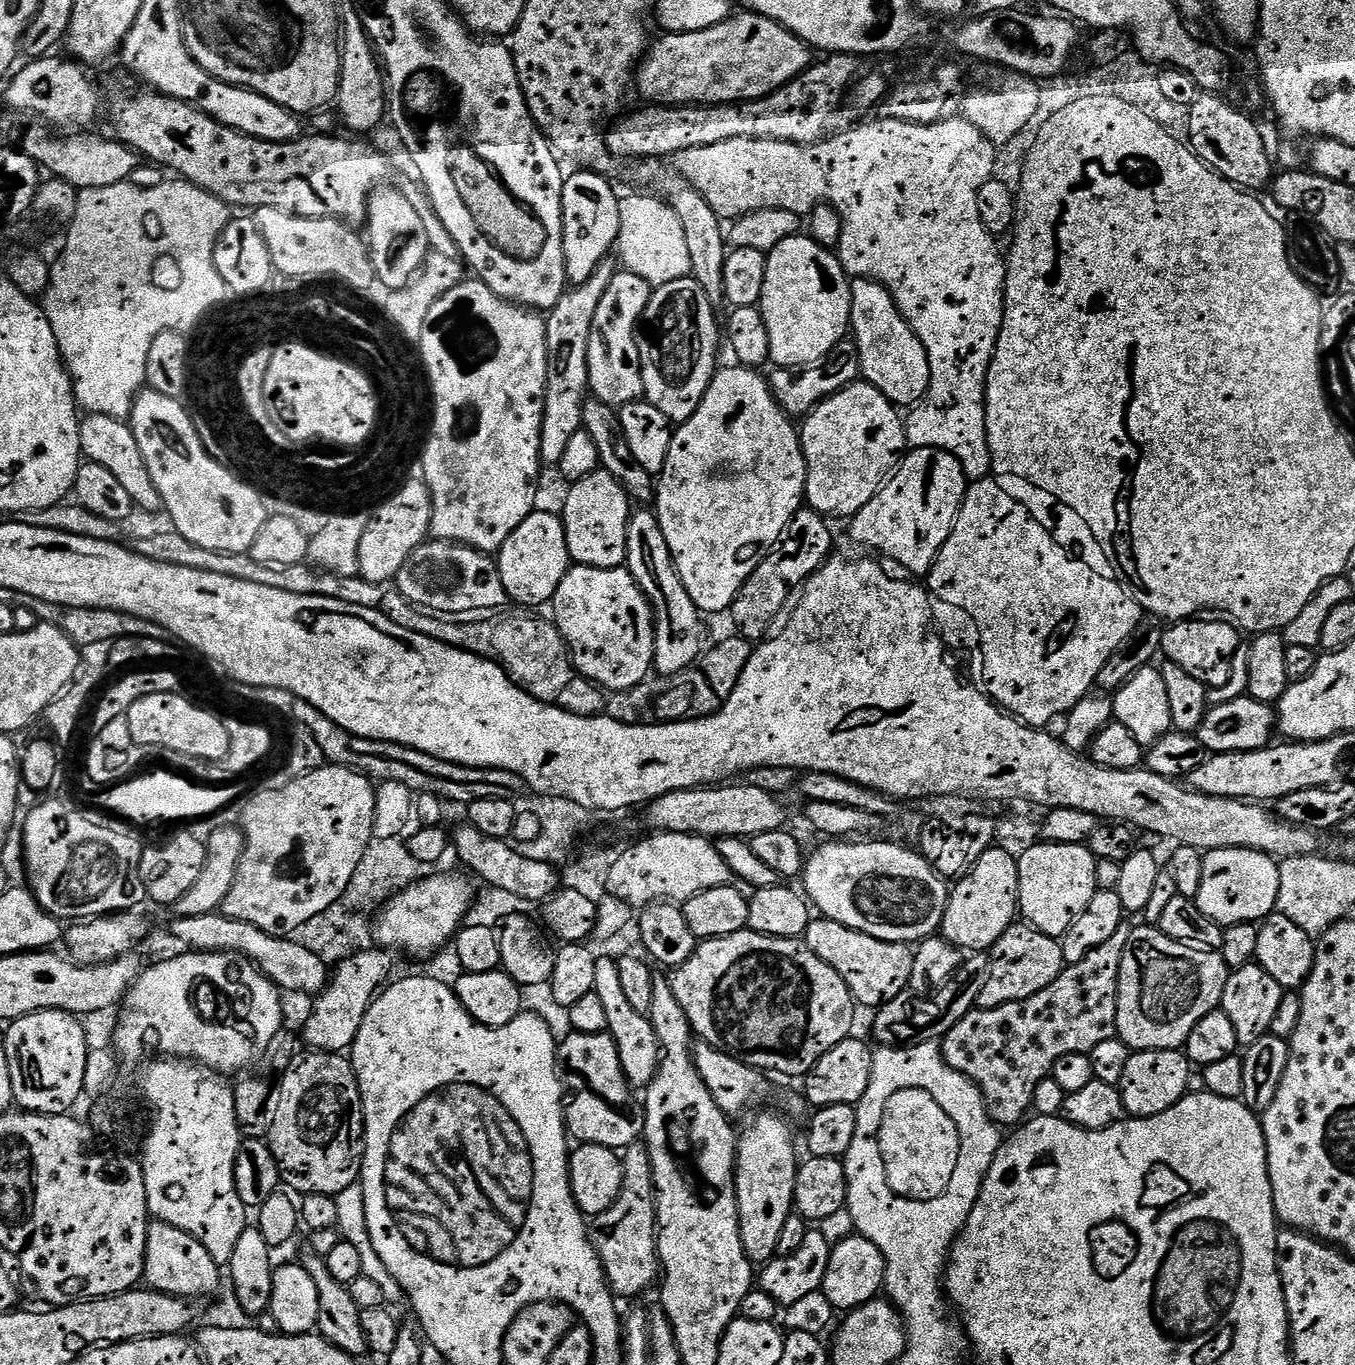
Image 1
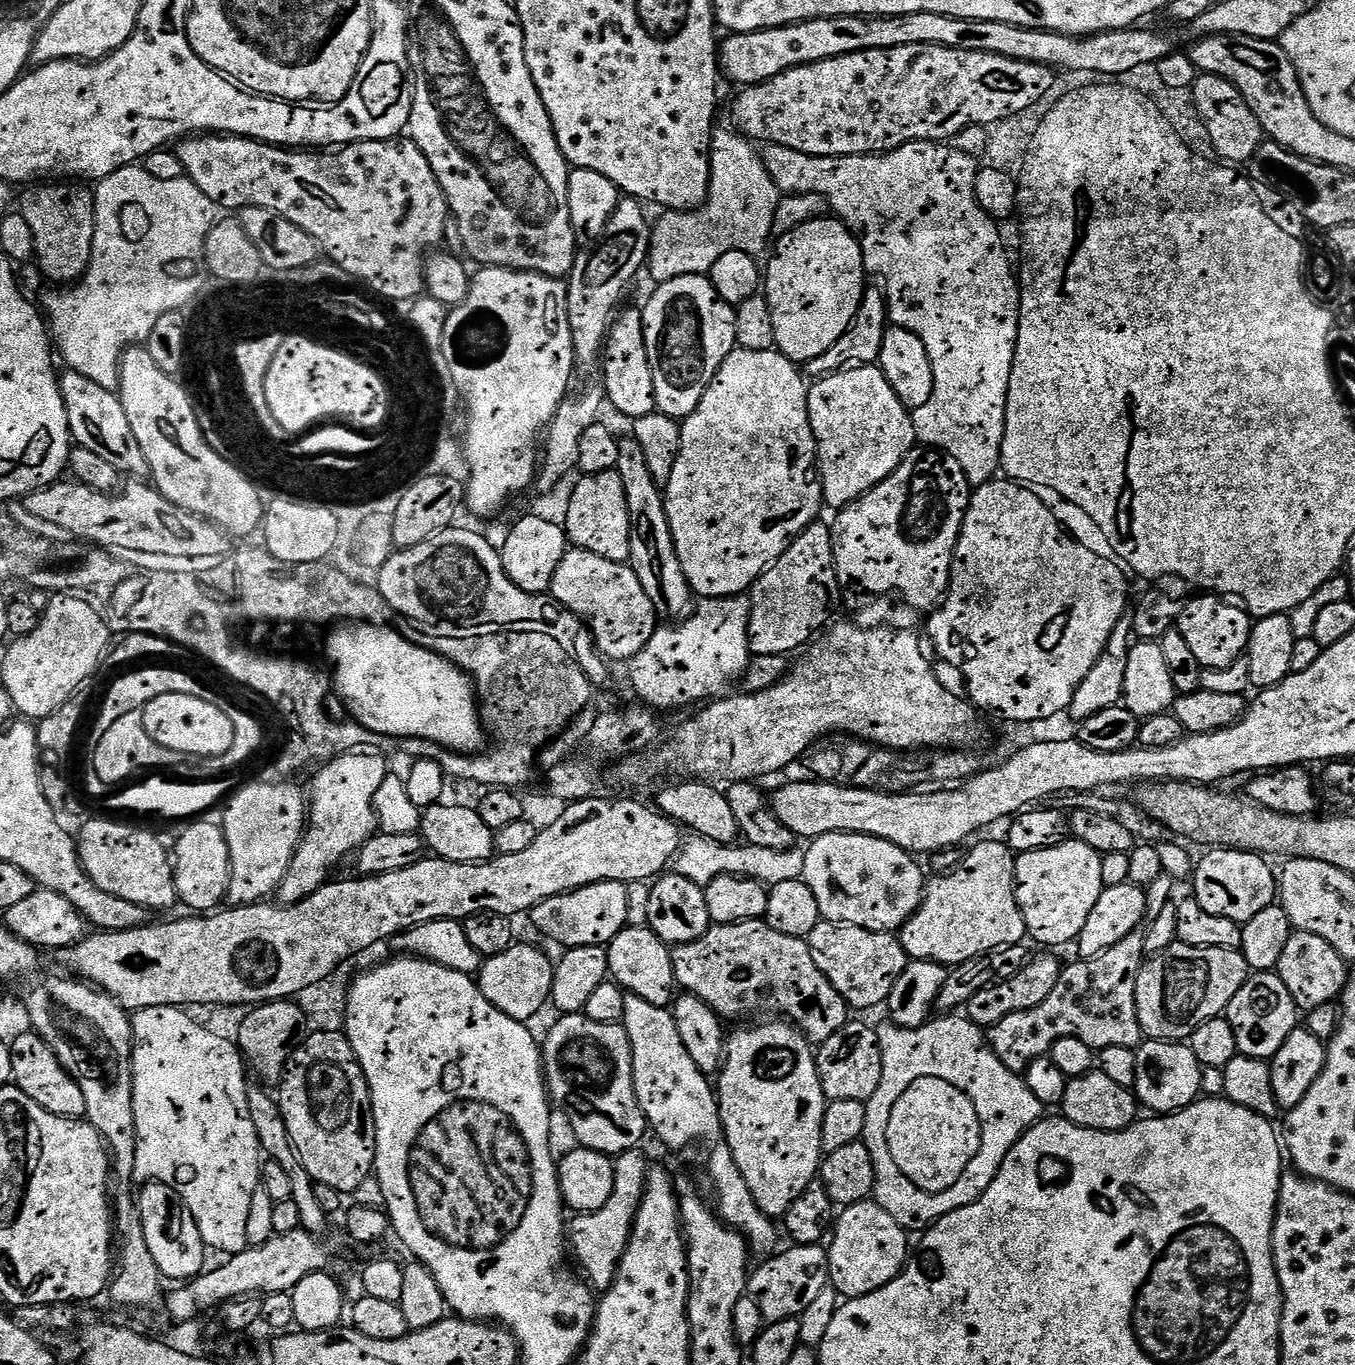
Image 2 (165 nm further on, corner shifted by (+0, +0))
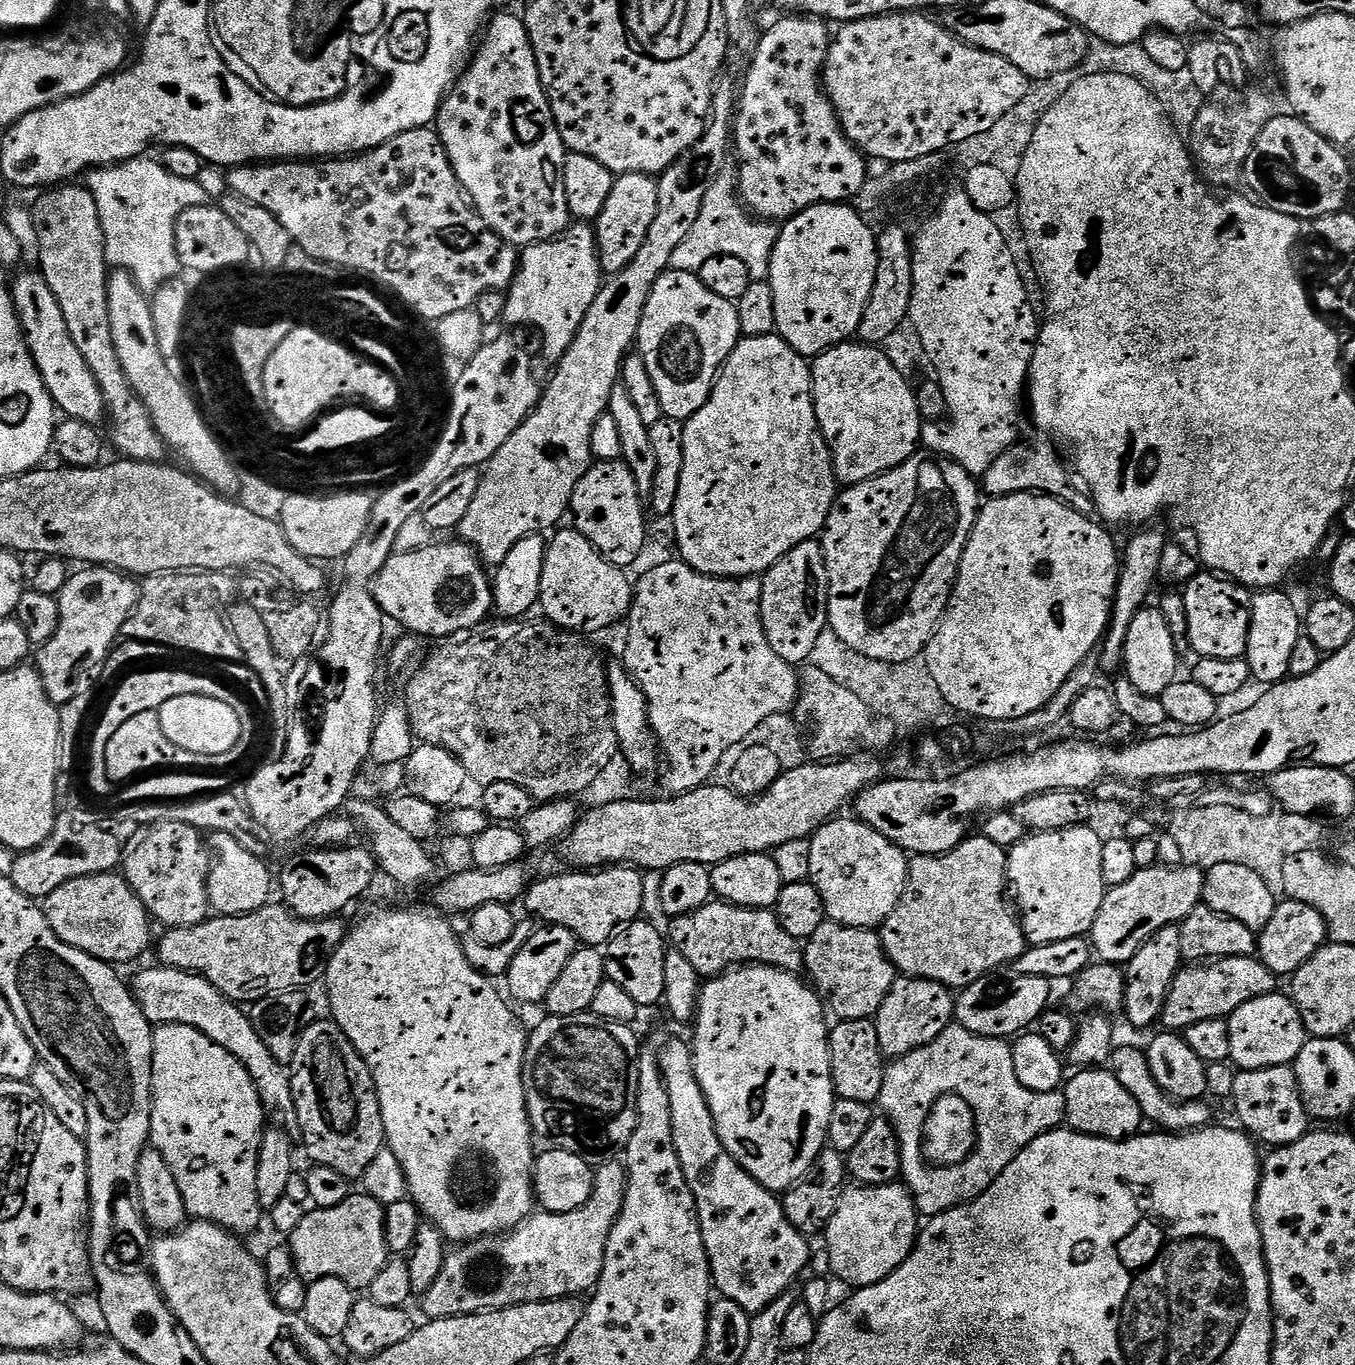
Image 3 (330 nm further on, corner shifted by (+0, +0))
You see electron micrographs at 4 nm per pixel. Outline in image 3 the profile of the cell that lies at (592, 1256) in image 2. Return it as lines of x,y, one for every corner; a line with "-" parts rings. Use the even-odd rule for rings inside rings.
619,1159
603,1161
595,1169
595,1188
586,1202
578,1210
569,1212
533,1211
517,1228
499,1236
481,1236
479,1240
470,1240
447,1253
441,1273
422,1296
425,1317
428,1320
441,1320
444,1316
469,1316
479,1312
493,1312
519,1304
560,1300
563,1296
579,1297
580,1292
591,1293
600,1281
602,1266
606,1258
606,1242
614,1222
622,1214
626,1198
628,1170

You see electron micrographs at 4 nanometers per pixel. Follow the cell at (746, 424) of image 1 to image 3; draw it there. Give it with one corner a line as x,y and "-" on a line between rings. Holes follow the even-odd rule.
778,334
770,336
745,336
736,343
736,348
728,355
728,361
721,368
712,388
712,396
690,419
684,421
682,434
684,453
682,454
682,478
678,482
678,498
670,517
670,528
675,533
675,551
679,559
704,576
718,576
725,580
739,580
742,576
763,577
787,552
802,542
819,537
832,504
838,495
836,472
832,468
832,452
824,441
818,426
816,407
812,401
812,370
809,361
800,356

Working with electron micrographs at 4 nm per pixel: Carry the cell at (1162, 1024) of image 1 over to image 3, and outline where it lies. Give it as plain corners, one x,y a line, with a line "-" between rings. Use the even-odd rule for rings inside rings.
1255,955
1221,956
1211,962
1196,962
1181,967
1164,1002
1163,1027
1183,1030
1194,1026
1194,1022
1225,1019
1238,1010
1238,1006
1277,991
1276,984
1278,977

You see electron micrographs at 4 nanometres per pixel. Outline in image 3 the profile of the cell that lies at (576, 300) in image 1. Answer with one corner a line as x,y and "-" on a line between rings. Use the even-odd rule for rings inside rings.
626,174
613,179
610,198
602,206
602,214
594,221
596,253
600,255
600,270
604,274
621,272
638,254
650,225
658,214
658,180
646,174

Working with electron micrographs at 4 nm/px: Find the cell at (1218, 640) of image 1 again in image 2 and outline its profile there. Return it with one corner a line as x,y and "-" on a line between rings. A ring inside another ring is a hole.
1200,594
1197,600
1185,603
1178,630
1204,669
1225,668
1247,653
1253,623
1253,617
1239,603
1225,602
1216,594

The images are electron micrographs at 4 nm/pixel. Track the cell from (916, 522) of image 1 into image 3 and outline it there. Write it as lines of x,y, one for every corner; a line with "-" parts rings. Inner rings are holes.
932,454
911,456
897,468
892,468
881,476
864,480
860,484
845,487
837,495
822,533
824,560
828,571
828,627
832,628
851,650
856,650
866,658
878,659
880,662
900,663
919,656
919,650
928,646
937,626
940,625
940,619
944,617
944,611
948,609
948,601
952,599
952,587
956,585
956,571
960,569
960,559
968,544
968,535
972,533
976,514
982,507
980,496
982,497
982,492
977,481
962,465
957,464
955,460
937,458

